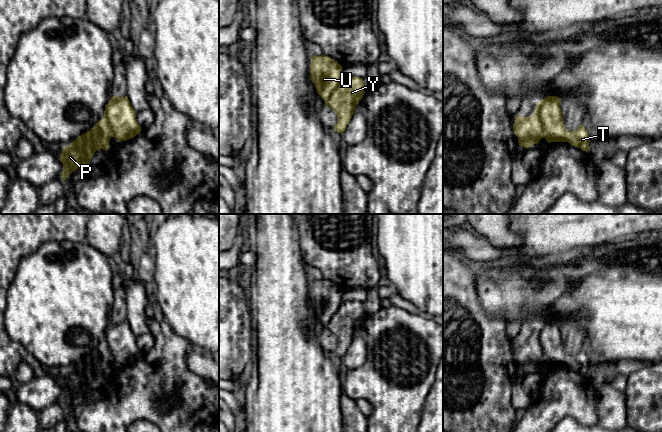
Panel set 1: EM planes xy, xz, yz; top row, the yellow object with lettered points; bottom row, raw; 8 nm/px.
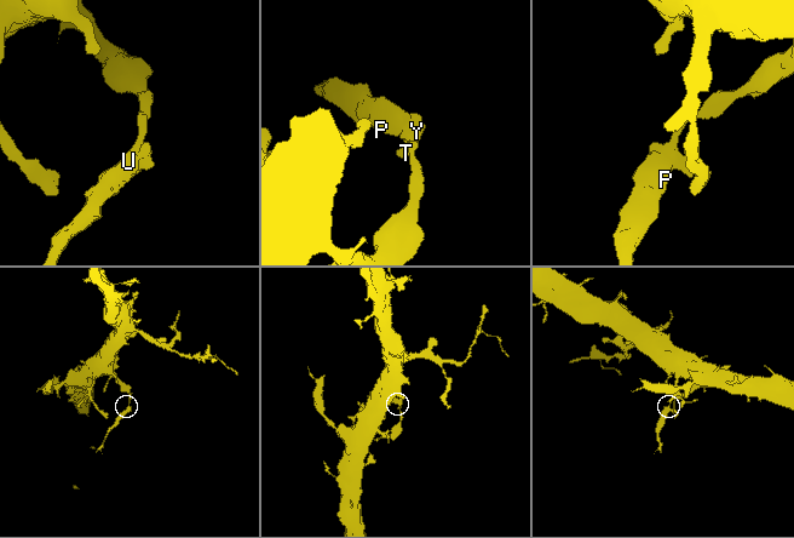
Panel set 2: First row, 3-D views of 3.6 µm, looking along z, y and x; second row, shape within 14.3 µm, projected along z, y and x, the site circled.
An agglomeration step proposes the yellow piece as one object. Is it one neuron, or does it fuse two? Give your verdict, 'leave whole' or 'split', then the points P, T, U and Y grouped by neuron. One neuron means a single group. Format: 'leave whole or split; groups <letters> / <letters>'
split; groups P U / T Y

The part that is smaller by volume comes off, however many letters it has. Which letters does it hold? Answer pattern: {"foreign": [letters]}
{"foreign": ["P", "U"]}

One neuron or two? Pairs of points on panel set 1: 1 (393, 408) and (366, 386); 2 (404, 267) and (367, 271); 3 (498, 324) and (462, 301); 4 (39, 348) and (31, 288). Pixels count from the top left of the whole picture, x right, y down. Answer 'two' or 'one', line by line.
1: one
2: two
3: one
4: one

